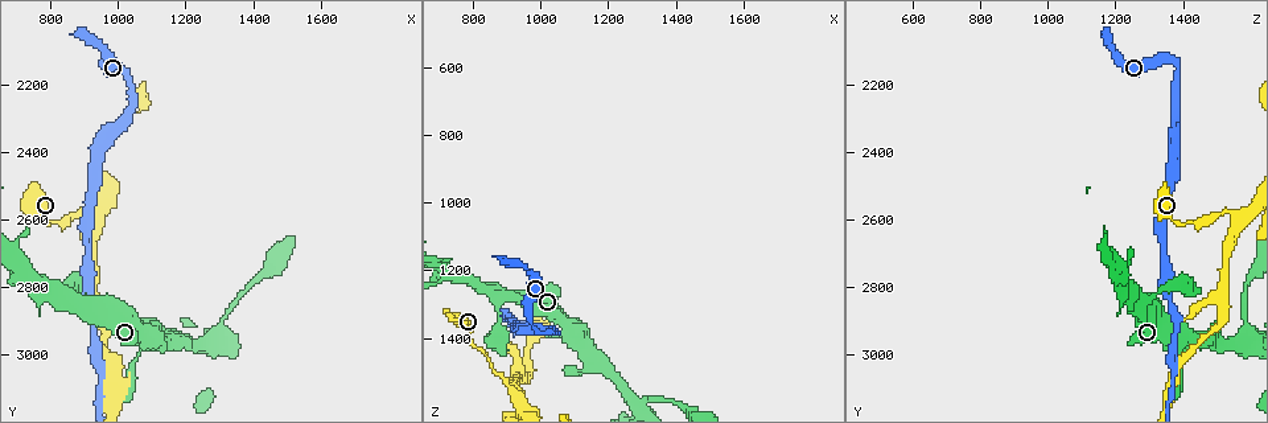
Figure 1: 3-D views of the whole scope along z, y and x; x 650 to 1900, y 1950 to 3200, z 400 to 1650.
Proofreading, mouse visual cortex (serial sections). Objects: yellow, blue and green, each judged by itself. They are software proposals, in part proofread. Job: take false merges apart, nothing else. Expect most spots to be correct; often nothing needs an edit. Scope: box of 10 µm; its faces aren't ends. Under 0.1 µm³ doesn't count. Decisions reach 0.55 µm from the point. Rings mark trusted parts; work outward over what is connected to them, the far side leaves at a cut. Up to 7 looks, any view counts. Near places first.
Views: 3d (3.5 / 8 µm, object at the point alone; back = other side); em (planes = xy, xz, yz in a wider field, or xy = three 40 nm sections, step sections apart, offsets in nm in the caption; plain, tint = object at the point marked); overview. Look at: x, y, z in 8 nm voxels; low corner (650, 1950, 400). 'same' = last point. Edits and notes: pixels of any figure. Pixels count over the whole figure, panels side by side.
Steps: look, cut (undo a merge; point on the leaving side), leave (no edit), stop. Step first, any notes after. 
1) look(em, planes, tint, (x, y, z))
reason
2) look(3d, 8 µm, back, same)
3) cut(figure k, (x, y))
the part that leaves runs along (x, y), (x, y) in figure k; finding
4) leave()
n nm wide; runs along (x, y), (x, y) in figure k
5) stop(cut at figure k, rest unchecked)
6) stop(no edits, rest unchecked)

look(3d, 3.5 µm, (990, 2140, 1380))
sharp bend

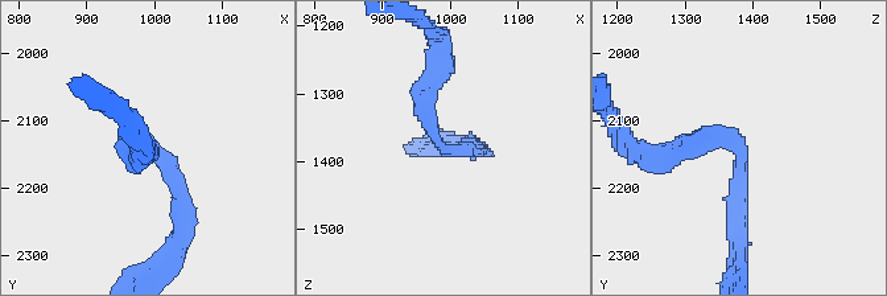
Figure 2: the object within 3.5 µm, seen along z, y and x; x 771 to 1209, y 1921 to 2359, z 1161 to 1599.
look(em, planes, tint, (990, 2130, 1380))
arms of 200, 250 nm; shape alone is not enough

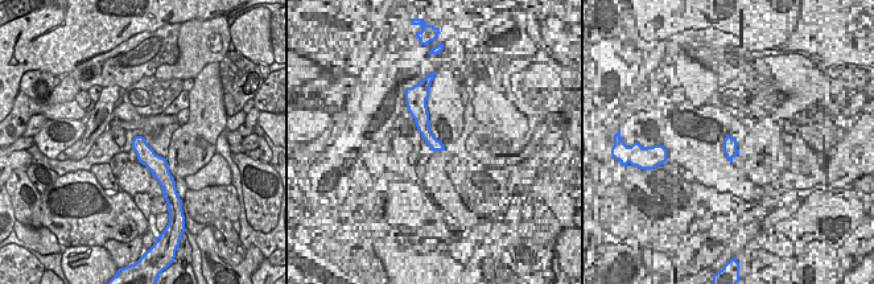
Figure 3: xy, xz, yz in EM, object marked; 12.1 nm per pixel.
leave()
runs along (663, 155), (734, 139), (737, 220) in figure 2; continuous, no second cell

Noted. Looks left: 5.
look(em, planes, tint, (910, 2590, 1550))
branch point

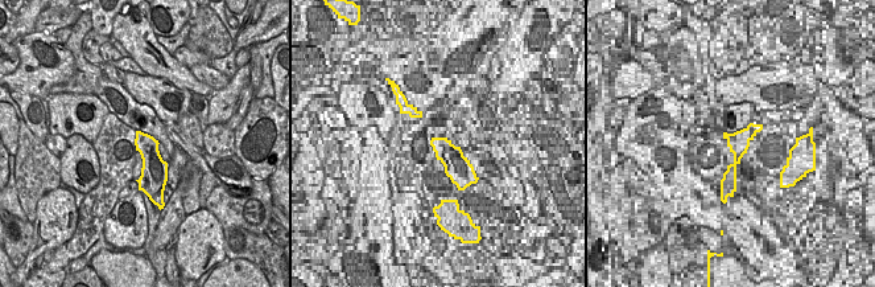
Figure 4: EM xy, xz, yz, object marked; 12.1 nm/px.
look(3d, 3.5 µm, same)
wider look

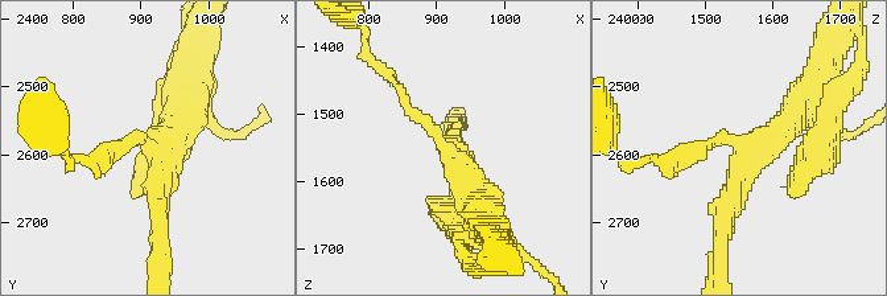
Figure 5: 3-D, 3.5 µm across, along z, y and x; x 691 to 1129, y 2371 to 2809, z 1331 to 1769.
leave()
280 nm wide; runs along (103, 155), (156, 155), (160, 233) in figure 5; continuous, no second cell

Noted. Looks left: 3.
look(3d, 3.5 µm, (950, 2970, 1440))
thin neck

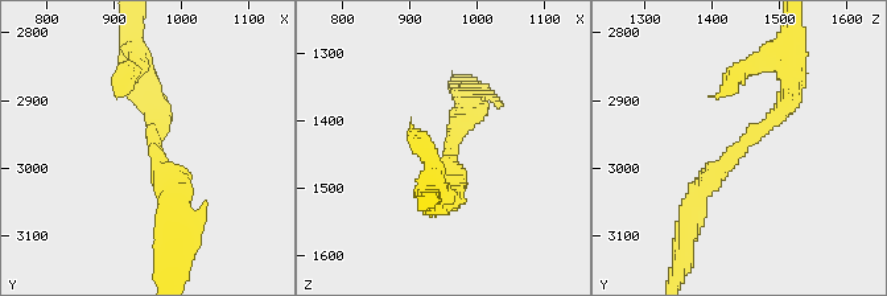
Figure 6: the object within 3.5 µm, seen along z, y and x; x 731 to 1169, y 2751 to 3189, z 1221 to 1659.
look(em, xy, step 2, tint, (955, 2970, 1435))
arms of 250, 300 nm; need the tissue

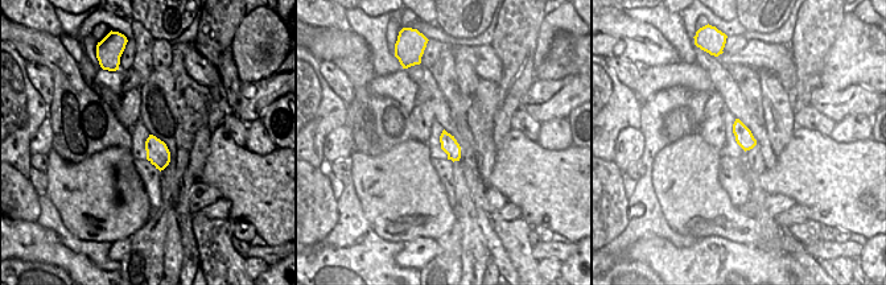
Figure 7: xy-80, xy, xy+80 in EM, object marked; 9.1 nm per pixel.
look(em, xy, step 1, tint, same)

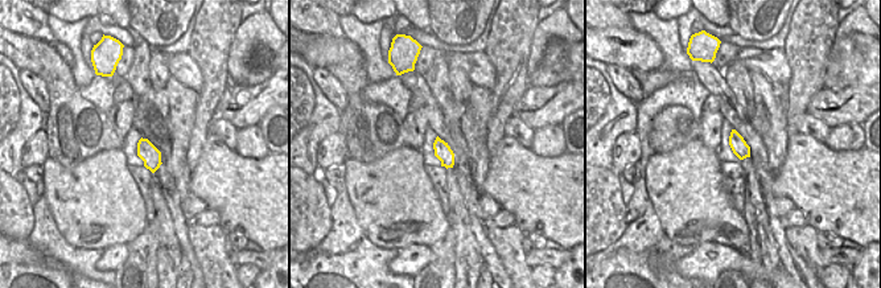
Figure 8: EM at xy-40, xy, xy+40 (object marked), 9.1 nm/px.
leave()
runs along (791, 85), (689, 218) in figure 6; continuous, no second cell

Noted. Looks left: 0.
stop(no edits, rest unchecked)

